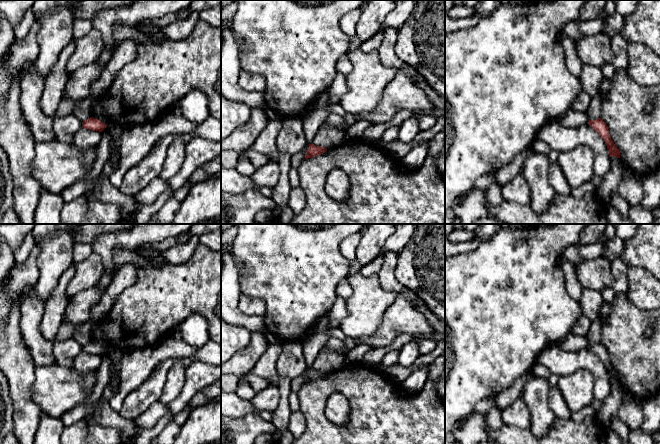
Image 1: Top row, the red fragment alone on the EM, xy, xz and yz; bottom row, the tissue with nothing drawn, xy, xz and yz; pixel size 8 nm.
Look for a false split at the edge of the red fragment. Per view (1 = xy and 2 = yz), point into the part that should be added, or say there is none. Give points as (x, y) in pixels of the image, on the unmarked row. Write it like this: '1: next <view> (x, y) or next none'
1: next none
2: next none

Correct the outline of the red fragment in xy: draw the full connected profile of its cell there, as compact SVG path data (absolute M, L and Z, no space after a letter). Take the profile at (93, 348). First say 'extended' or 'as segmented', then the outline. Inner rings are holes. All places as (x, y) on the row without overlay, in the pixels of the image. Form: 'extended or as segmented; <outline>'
as segmented; M92 341L82 346L82 352L86 352L93 355L102 356L106 351L107 349L105 347Z

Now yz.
as segmented; M599 342L596 344L589 344L588 348L596 356L598 356L601 362L605 365L607 373L608 373L608 379L614 380L616 382L620 382L620 379L621 379L620 375L617 372L617 370L614 368L614 366L612 365L606 347L601 342Z

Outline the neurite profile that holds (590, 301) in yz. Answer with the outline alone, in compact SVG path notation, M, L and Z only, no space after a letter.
M583 288L579 303L583 314L591 322L599 318L599 309L603 301L600 291Z

